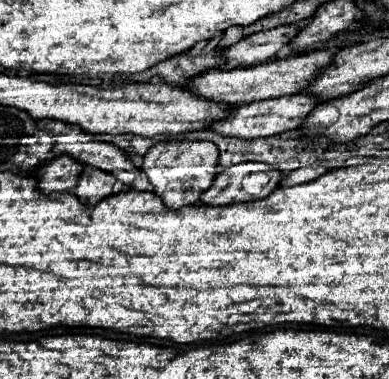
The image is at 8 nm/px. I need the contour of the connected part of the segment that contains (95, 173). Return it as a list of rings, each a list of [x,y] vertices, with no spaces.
[[[84,167],[74,195],[86,205],[94,205],[100,199],[106,199],[108,195],[112,195],[114,185],[116,185],[114,175],[106,175],[104,171],[98,171],[96,167]]]

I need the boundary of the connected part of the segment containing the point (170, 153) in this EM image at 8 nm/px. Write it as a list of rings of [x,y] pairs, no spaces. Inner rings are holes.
[[[160,141],[144,155],[142,171],[148,175],[152,191],[166,207],[178,209],[182,205],[194,205],[218,173],[218,149],[210,141]]]

